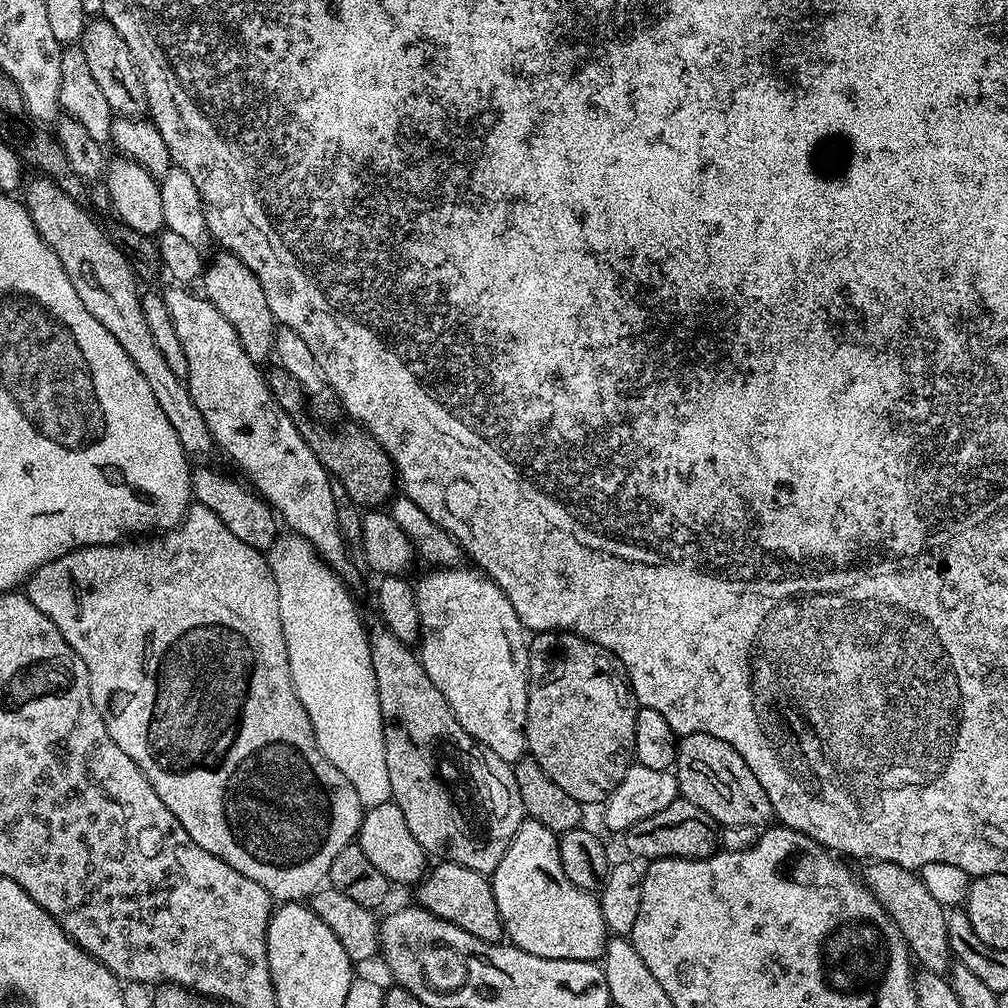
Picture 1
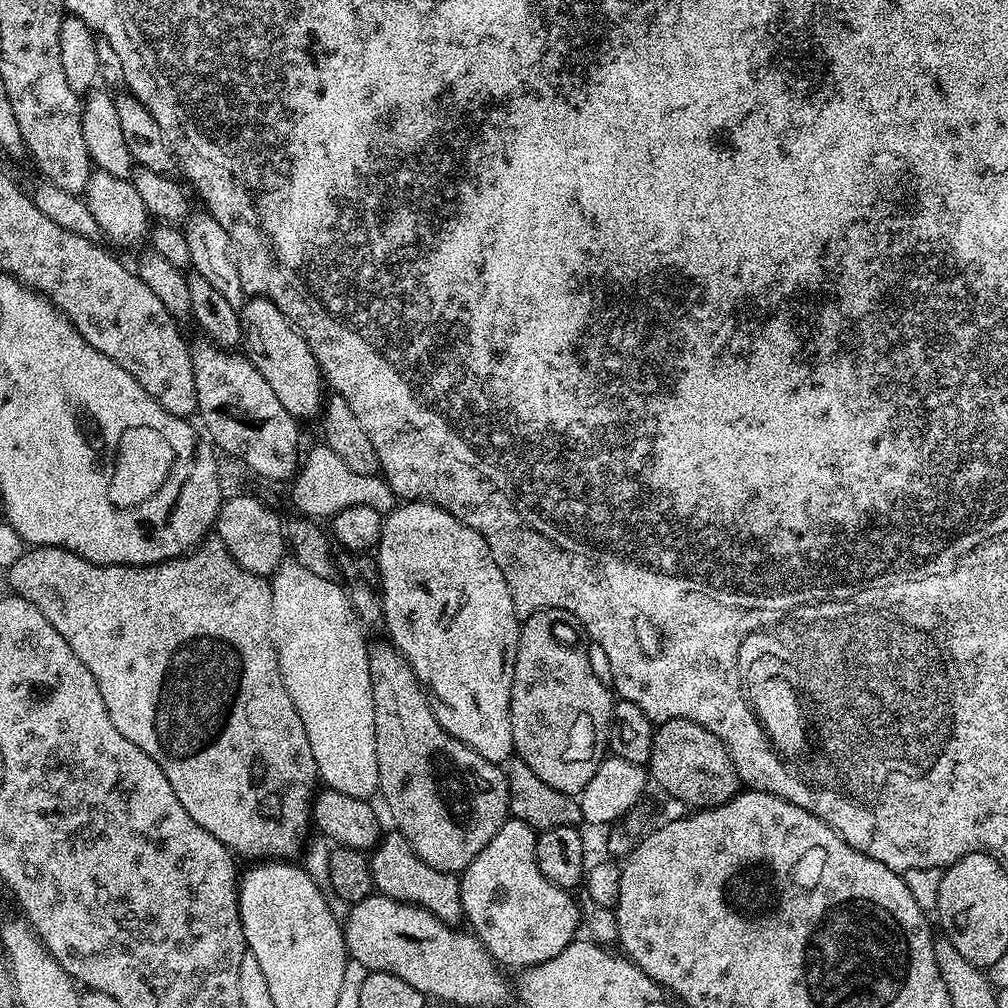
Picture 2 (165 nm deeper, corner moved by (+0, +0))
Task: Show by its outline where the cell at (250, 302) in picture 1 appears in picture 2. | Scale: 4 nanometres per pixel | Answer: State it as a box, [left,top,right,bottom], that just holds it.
[239,296,326,422]

